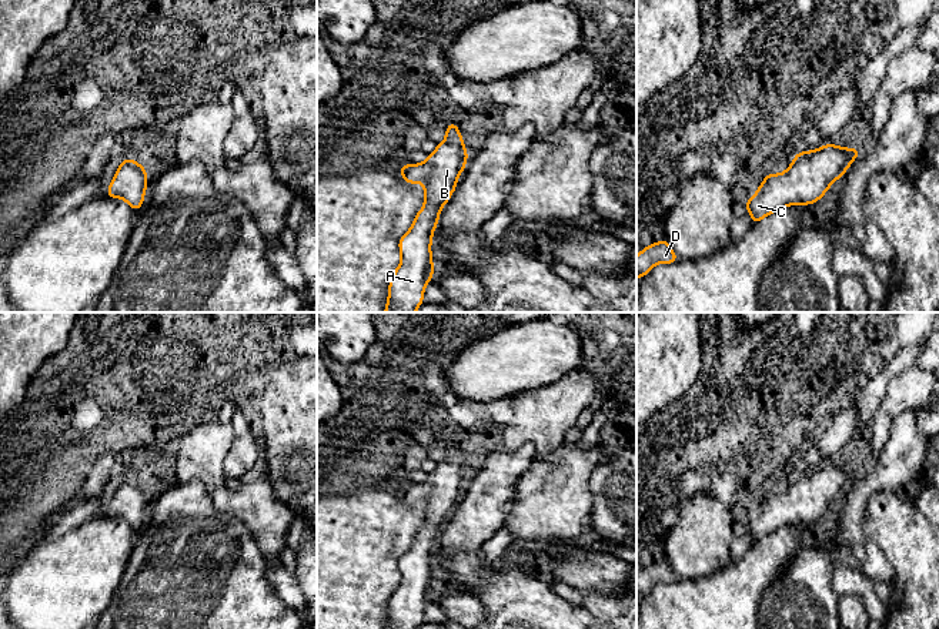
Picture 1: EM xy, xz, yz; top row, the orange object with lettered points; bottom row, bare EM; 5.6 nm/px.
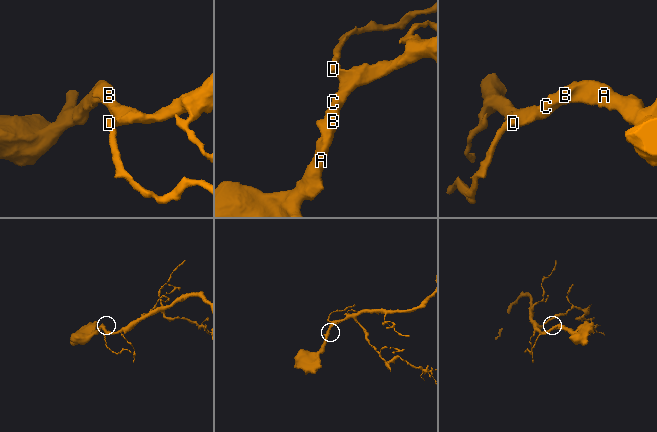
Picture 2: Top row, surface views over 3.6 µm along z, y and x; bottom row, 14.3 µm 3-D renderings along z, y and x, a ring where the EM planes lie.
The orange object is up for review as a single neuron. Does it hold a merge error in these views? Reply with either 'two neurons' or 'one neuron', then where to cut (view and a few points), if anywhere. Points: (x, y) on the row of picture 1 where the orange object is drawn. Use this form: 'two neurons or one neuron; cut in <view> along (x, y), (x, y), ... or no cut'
one neuron; no cut

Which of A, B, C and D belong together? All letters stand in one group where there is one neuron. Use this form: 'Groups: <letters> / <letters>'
Groups: A B C D

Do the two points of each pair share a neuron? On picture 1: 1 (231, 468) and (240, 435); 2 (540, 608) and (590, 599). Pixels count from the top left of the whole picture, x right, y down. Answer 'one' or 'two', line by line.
1: one
2: two

